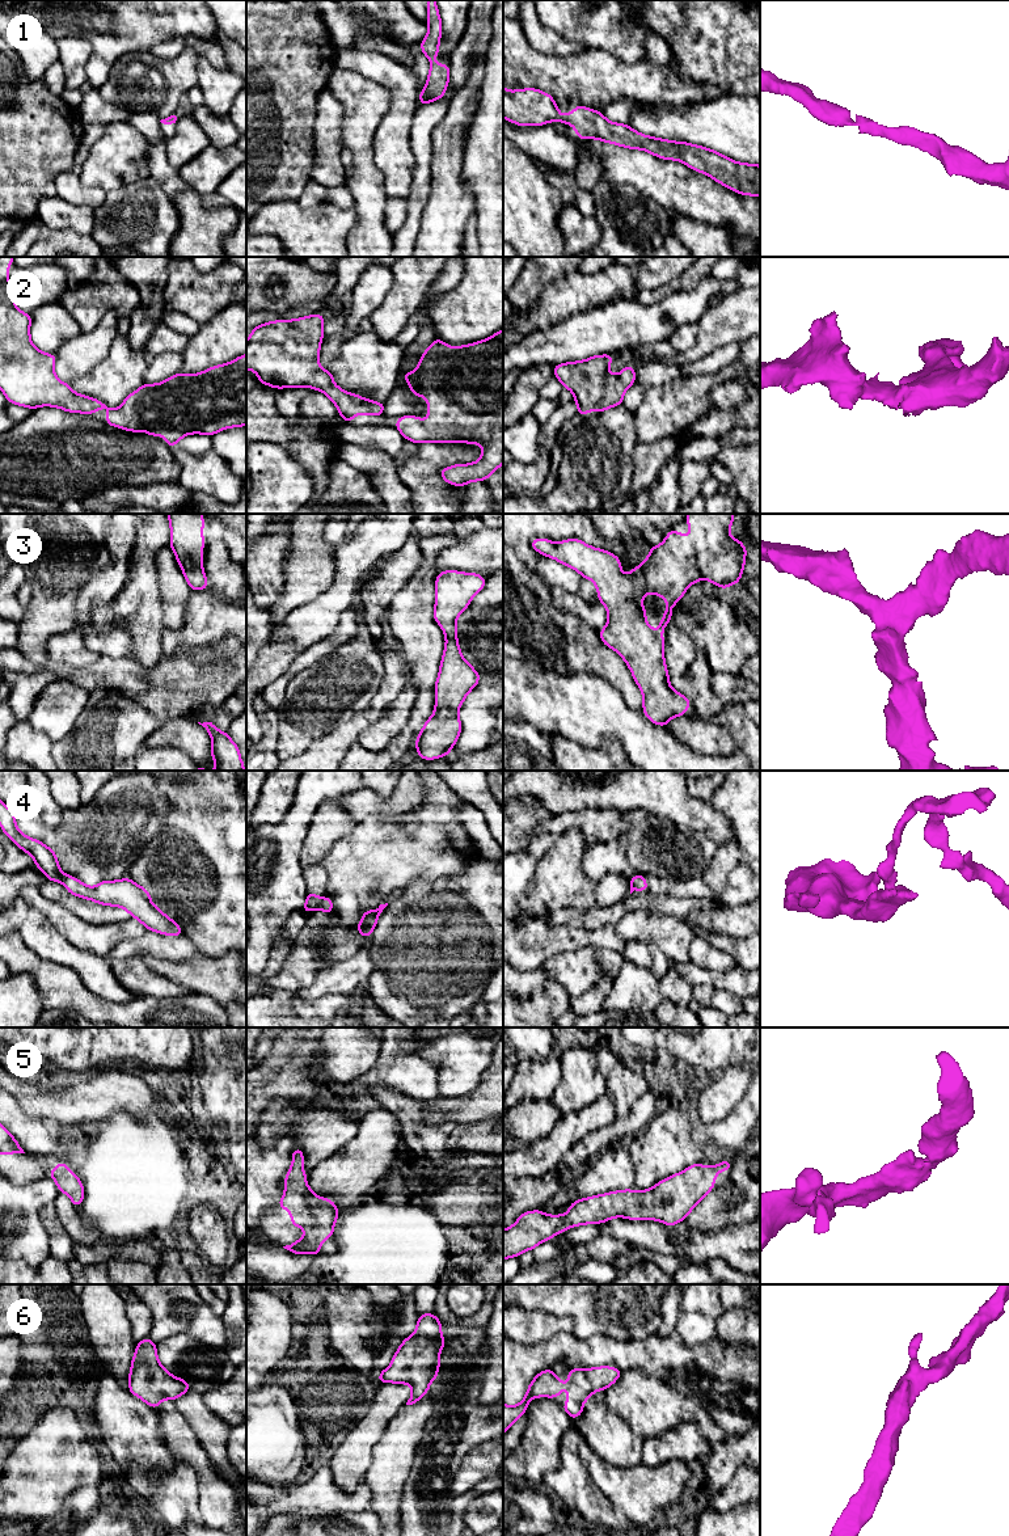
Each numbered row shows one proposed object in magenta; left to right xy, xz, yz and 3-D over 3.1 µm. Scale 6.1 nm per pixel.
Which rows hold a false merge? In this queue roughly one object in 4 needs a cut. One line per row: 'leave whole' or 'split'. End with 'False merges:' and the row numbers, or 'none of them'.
1: leave whole
2: leave whole
3: leave whole
4: split
5: leave whole
6: leave whole
False merges: 4

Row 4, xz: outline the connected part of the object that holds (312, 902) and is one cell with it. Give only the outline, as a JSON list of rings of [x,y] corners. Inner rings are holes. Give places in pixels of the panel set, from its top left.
[[[307,893],[305,906],[303,907],[303,912],[311,912],[312,910],[320,908],[322,904],[322,898],[316,894]]]

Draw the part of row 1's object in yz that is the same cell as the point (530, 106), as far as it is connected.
[[[503,86],[503,118],[518,126],[543,126],[554,121],[573,125],[578,139],[599,139],[630,149],[643,149],[663,160],[677,160],[735,193],[760,197],[760,165],[736,163],[706,147],[639,134],[582,105],[563,117],[553,97],[535,88],[508,92]]]

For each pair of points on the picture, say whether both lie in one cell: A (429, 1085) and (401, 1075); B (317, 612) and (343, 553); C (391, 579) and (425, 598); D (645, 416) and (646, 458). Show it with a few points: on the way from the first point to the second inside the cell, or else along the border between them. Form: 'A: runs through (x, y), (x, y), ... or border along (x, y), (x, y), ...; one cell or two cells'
A: runs through (422, 1083), (413, 1075), (408, 1075); one cell
B: runs through (332, 598), (343, 586), (343, 568); one cell
C: border along (416, 576), (387, 606); two cells
D: border along (676, 438), (661, 438), (637, 443); two cells

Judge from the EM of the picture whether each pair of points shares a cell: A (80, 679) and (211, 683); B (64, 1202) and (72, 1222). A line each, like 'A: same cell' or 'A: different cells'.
A: same cell
B: same cell

